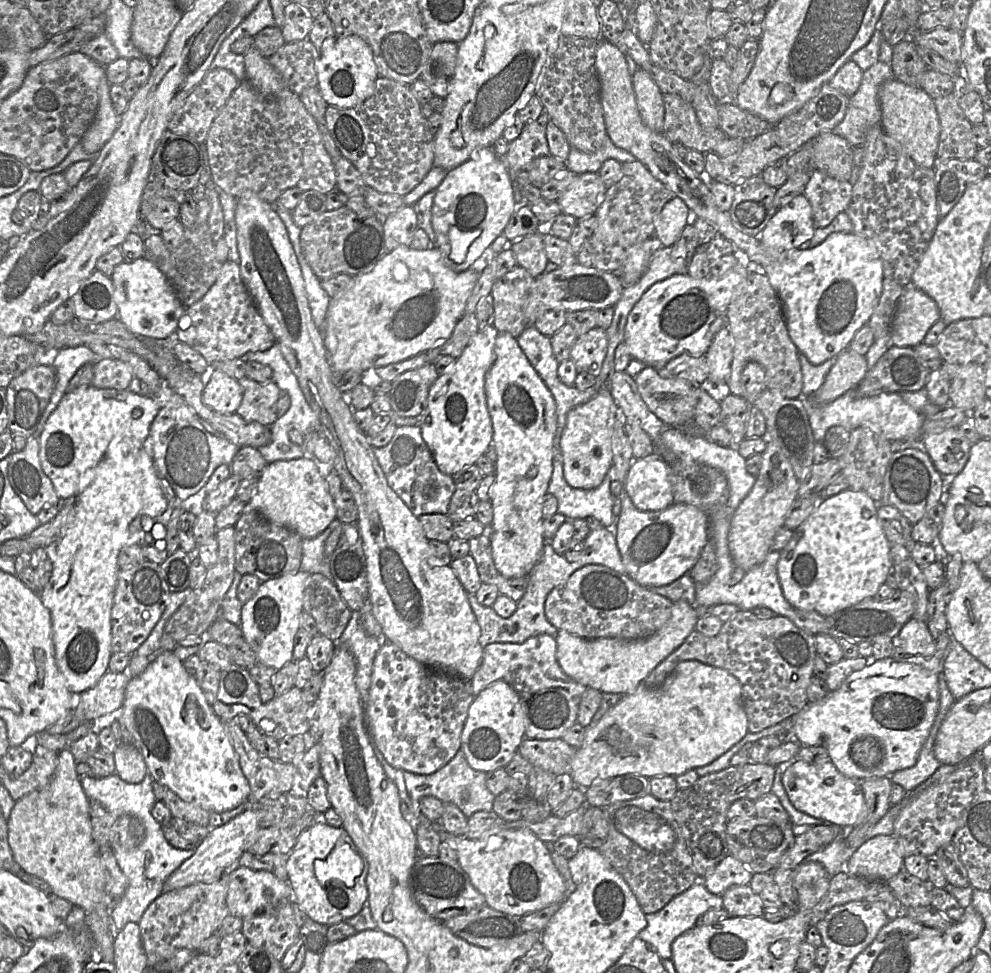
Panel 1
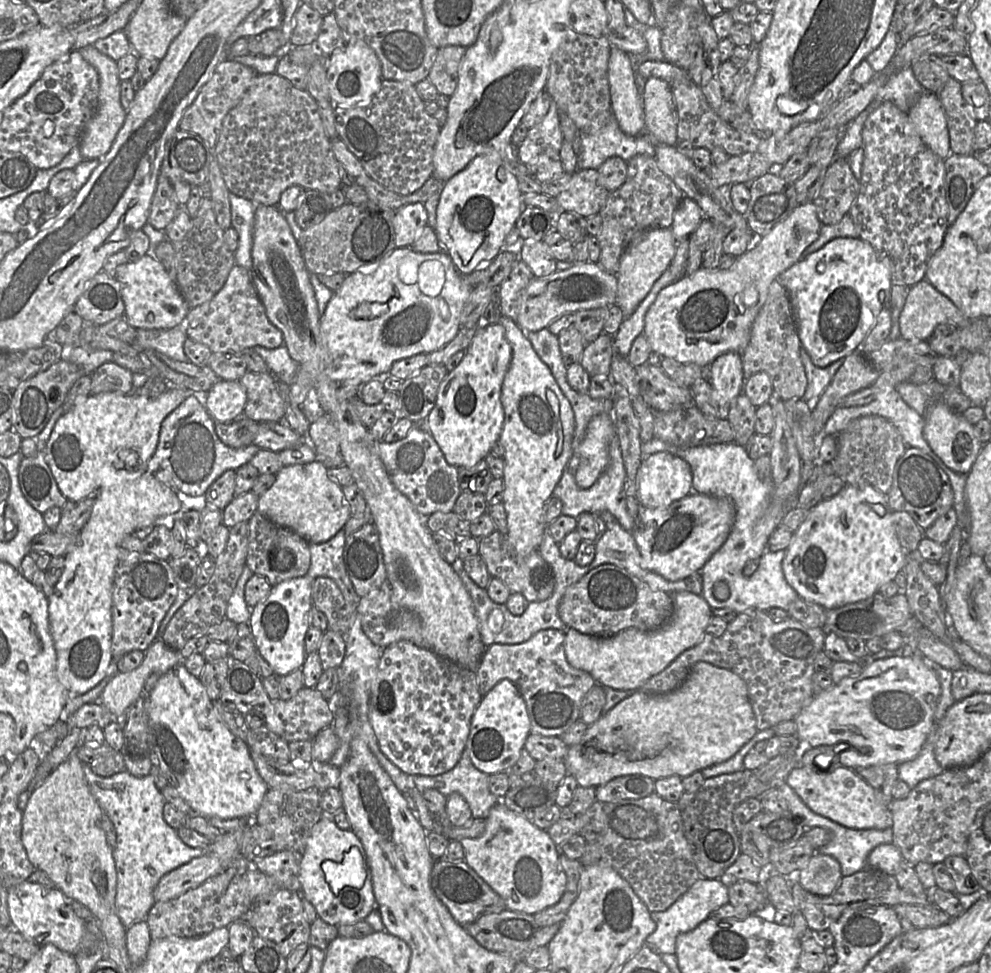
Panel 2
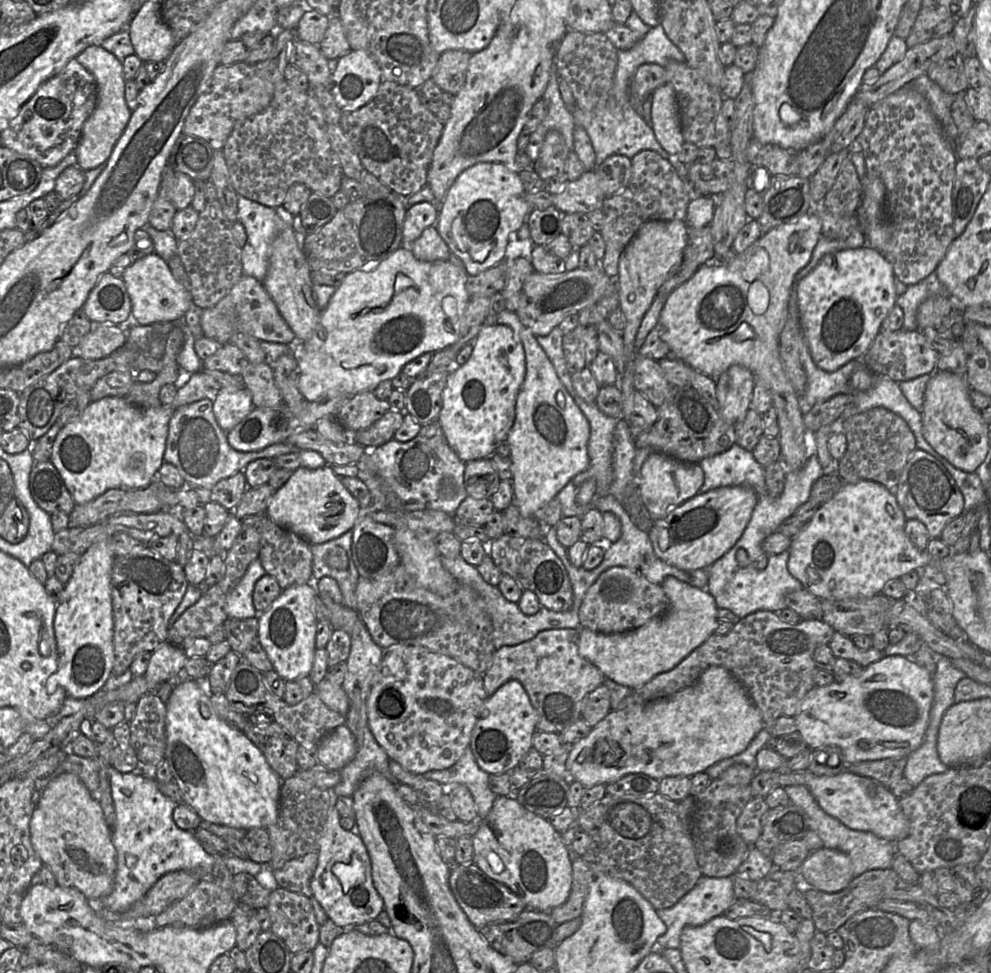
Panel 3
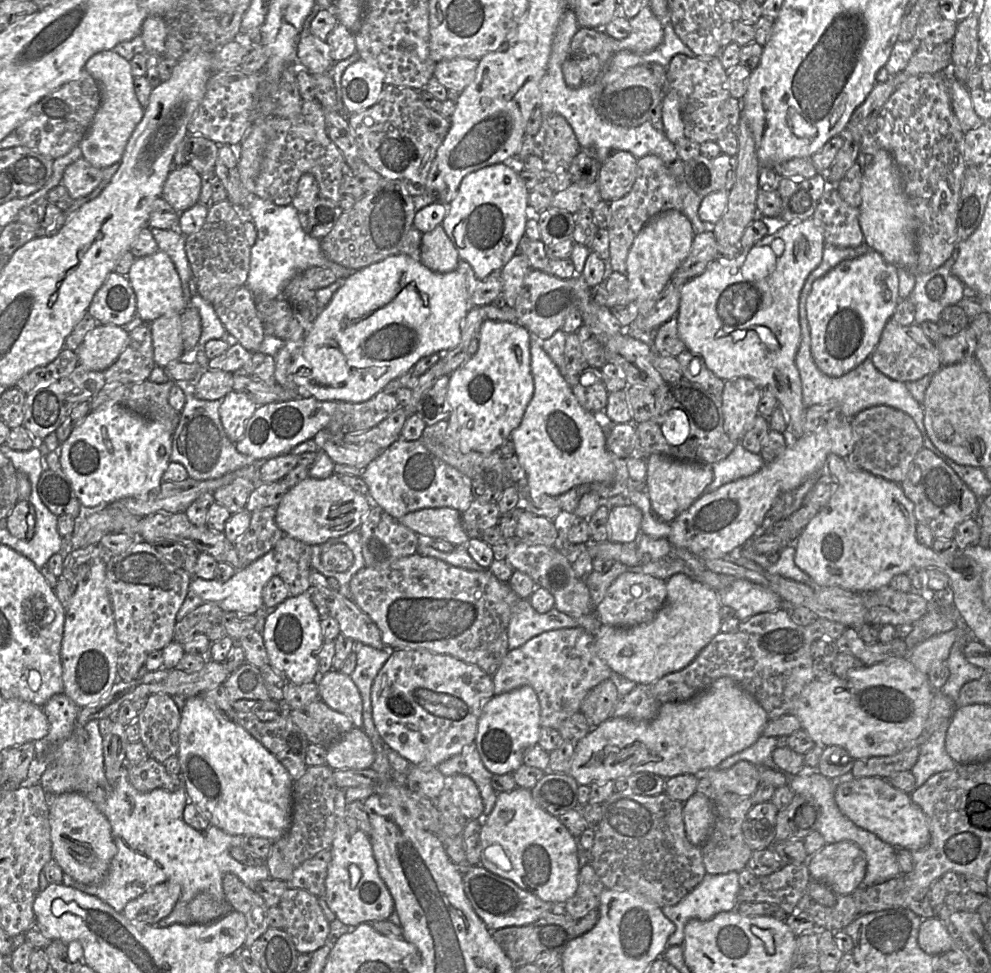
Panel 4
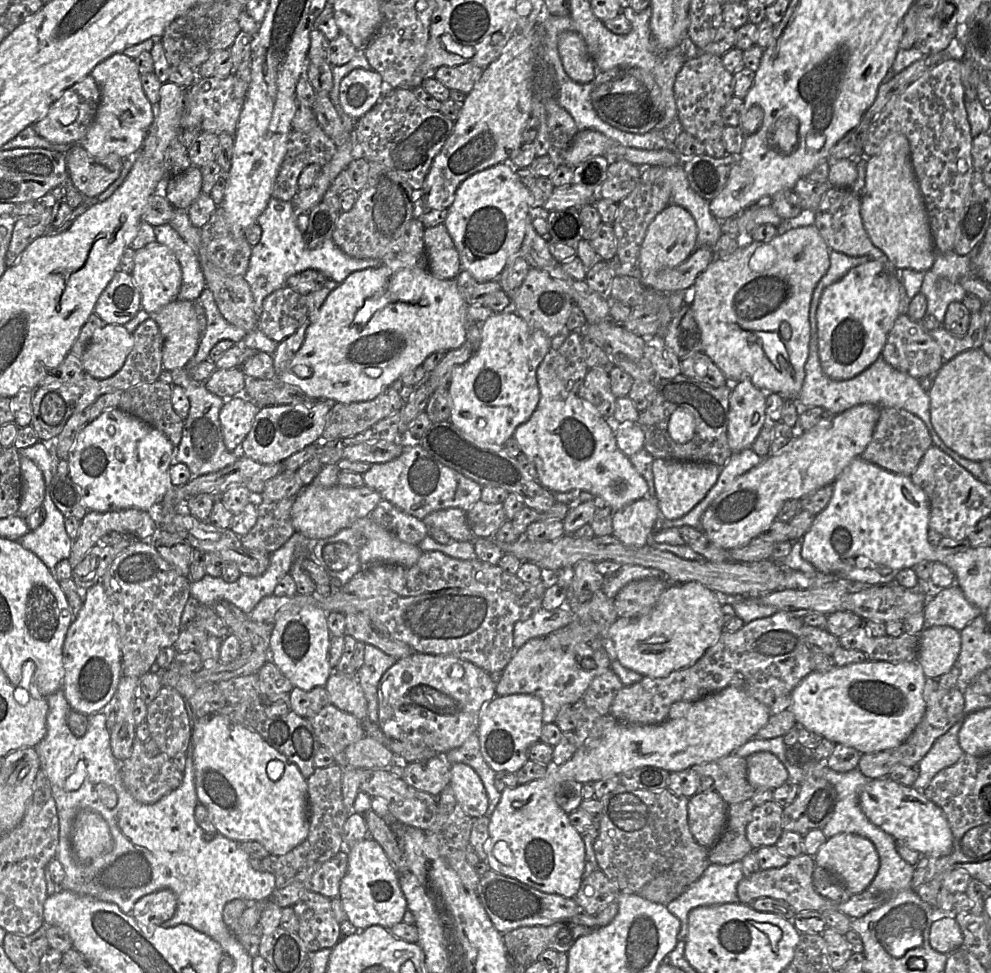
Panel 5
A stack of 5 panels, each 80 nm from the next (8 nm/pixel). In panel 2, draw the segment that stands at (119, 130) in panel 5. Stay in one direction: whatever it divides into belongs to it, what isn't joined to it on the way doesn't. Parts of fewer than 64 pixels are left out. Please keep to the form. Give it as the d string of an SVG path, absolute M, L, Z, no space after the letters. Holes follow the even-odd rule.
M93 45L82 48L80 53L97 70L99 75L98 106L80 139L80 152L85 160L100 160L110 150L119 130L123 126L127 112L120 102L121 80L119 79L117 62L98 51Z

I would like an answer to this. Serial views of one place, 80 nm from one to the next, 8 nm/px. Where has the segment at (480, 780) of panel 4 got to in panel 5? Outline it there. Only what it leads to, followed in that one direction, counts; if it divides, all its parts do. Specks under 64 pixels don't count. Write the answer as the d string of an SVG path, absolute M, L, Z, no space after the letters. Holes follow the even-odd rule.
M478 733L471 734L460 747L446 753L446 760L449 764L467 764L477 772L489 799L489 806L485 815L491 816L500 802L501 792L494 785L497 772L488 765L481 753Z

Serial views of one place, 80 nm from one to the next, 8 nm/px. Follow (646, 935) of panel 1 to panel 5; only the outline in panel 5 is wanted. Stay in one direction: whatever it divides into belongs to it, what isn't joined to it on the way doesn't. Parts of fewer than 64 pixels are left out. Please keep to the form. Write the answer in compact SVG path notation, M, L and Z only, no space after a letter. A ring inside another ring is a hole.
M742 860L728 865L711 864L681 896L666 905L681 923L678 941L686 941L689 913L700 906L738 903L737 886L744 878Z

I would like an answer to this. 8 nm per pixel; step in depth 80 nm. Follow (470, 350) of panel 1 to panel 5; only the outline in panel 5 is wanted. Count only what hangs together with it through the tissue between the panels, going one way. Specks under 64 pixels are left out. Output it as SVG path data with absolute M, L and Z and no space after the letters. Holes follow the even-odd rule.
M513 310L493 313L481 325L478 351L457 367L448 385L451 421L462 433L477 443L503 446L518 426L527 422L539 403L536 371L550 352L550 341L544 333L522 319Z

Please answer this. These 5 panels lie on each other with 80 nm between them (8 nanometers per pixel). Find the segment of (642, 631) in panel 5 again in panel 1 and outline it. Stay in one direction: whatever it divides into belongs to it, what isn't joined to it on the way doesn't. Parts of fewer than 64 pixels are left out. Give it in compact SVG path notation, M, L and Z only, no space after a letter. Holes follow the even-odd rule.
M678 600L673 602L671 616L665 625L645 639L584 639L565 630L559 630L555 636L556 658L567 676L587 688L596 689L601 693L628 695L643 684L653 669L685 641L687 636L695 630L700 617L696 605Z

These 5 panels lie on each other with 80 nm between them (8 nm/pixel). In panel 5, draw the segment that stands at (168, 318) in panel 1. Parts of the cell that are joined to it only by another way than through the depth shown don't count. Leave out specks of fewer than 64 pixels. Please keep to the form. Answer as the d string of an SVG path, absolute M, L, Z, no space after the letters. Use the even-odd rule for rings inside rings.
M155 242L136 251L131 273L141 294L141 308L154 314L177 300L182 271L174 253L165 245Z

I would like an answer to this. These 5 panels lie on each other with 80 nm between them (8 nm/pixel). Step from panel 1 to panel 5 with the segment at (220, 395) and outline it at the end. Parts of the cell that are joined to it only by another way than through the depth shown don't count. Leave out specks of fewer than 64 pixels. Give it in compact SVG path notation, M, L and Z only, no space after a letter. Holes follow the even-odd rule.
M231 397L224 403L219 419L227 450L234 452L241 445L260 408L242 397Z

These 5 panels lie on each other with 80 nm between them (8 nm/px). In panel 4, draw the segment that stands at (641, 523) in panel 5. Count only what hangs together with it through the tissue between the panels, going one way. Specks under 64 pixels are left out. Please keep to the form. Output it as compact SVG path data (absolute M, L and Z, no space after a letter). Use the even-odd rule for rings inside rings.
M634 506L614 507L607 522L607 540L613 543L633 543L641 533L642 511Z

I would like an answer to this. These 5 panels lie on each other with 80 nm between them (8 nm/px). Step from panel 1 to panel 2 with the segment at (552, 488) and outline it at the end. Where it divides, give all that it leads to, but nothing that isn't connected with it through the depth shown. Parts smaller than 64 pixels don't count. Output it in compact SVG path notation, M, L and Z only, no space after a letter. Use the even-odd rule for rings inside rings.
M616 434L612 437L609 446L608 465L598 481L588 489L581 489L574 481L574 473L578 465L578 459L574 454L562 477L553 491L553 496L562 502L562 515L577 518L583 513L599 515L609 512L617 518L620 525L627 531L634 527L634 521L638 512L639 502L636 497L628 497L626 493L626 470L622 459L619 439Z

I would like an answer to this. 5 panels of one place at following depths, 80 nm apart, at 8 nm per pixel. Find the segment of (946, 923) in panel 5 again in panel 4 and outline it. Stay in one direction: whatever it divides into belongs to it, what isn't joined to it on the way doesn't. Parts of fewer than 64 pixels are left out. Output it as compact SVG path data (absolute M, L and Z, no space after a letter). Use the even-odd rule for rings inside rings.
M937 916L922 921L918 944L924 952L933 956L938 956L953 948L952 938Z

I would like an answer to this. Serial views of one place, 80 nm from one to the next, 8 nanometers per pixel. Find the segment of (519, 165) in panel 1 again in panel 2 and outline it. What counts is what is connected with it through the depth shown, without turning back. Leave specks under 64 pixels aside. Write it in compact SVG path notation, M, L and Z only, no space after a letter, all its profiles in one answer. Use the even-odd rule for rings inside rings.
M551 100L549 111L534 127L528 129L523 143L517 147L521 163L529 165L545 151L559 152L563 143L559 114Z

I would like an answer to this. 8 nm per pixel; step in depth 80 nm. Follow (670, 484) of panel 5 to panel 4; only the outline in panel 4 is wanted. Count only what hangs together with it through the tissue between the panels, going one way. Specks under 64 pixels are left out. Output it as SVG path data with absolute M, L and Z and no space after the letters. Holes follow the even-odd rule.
M658 454L647 457L646 491L652 509L663 522L670 523L687 510L705 493L712 480L712 465L677 461Z

